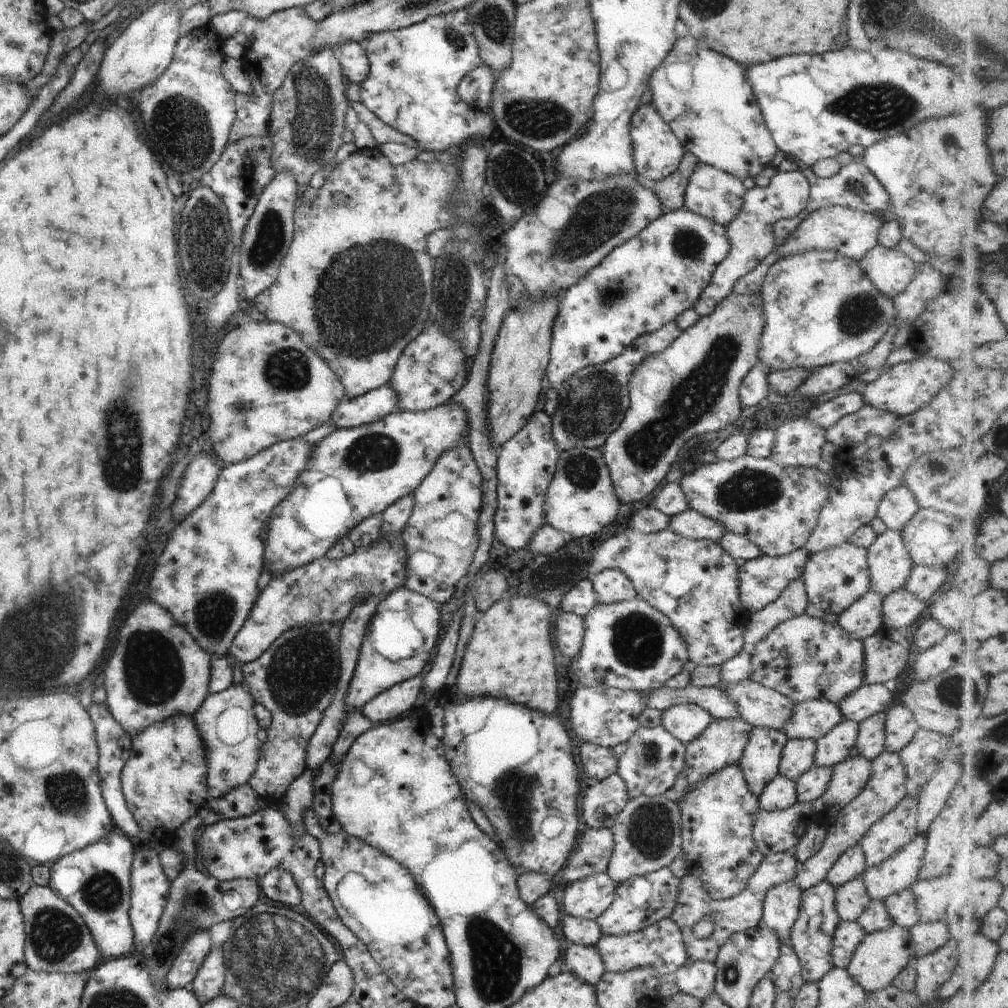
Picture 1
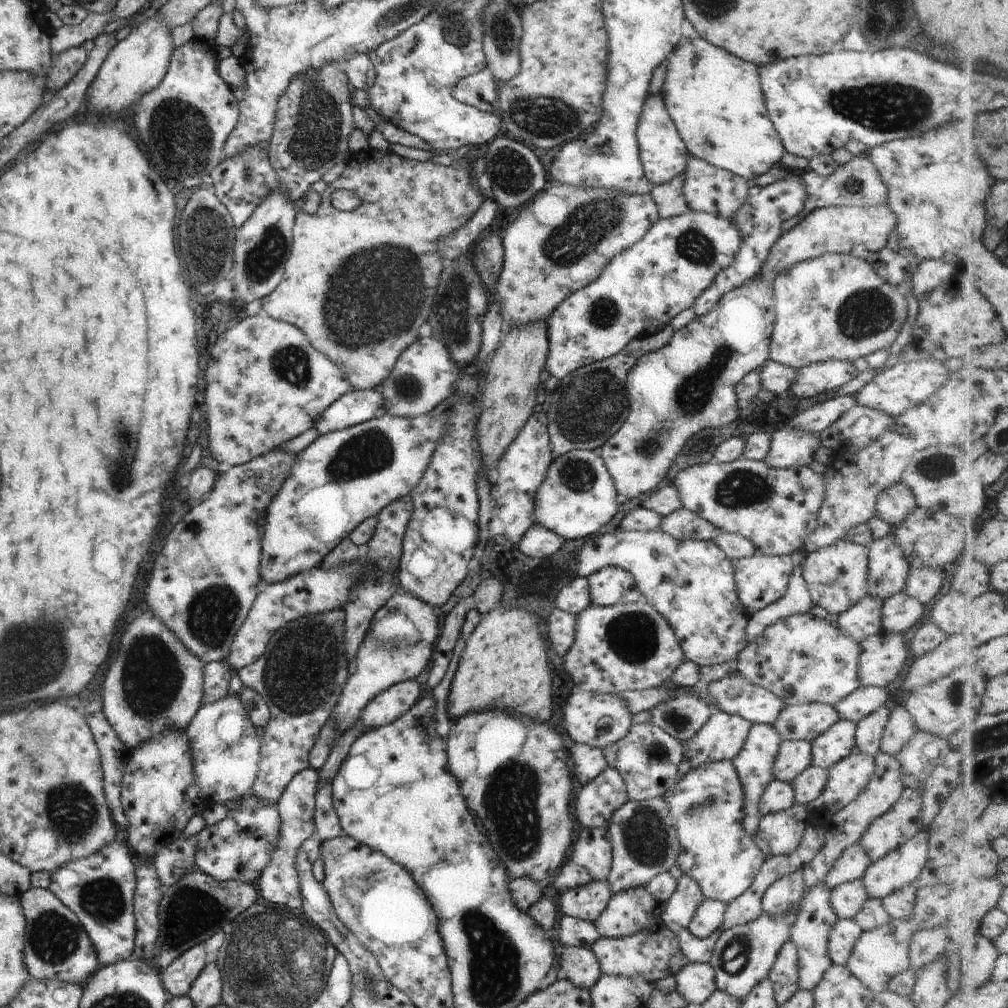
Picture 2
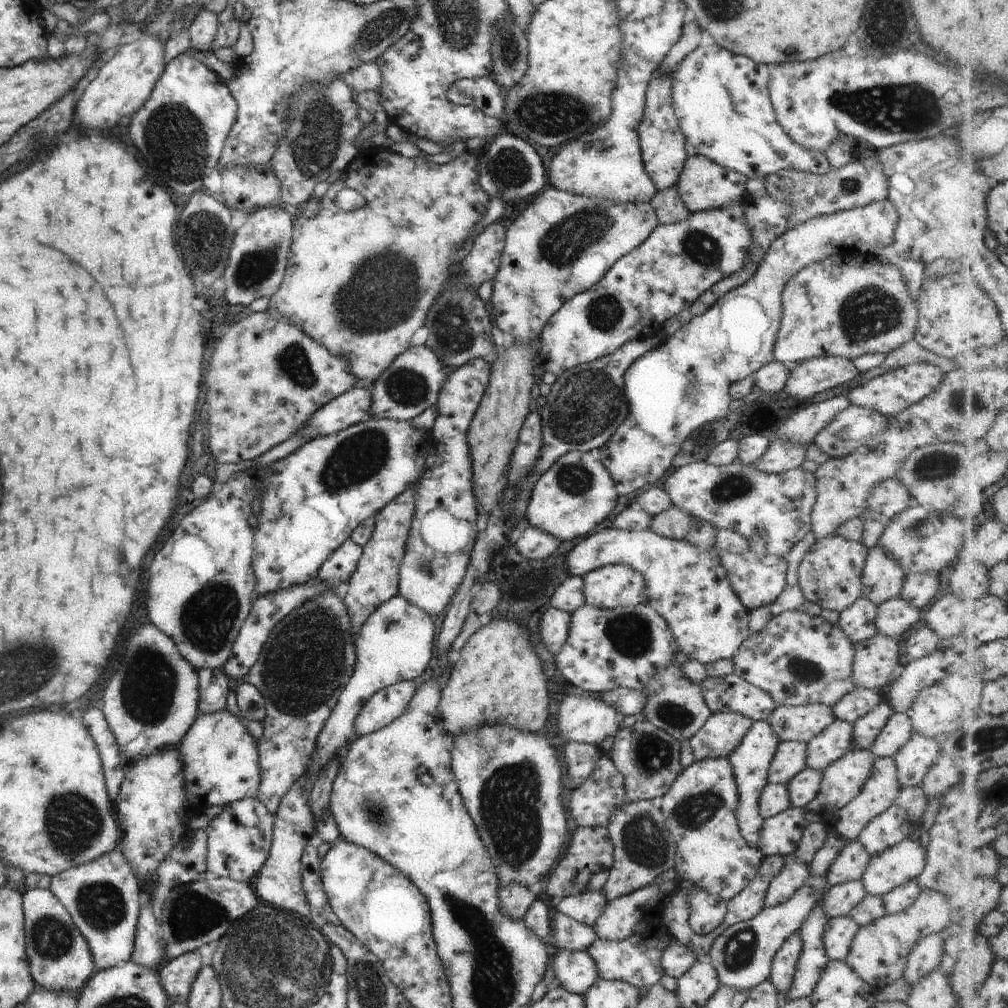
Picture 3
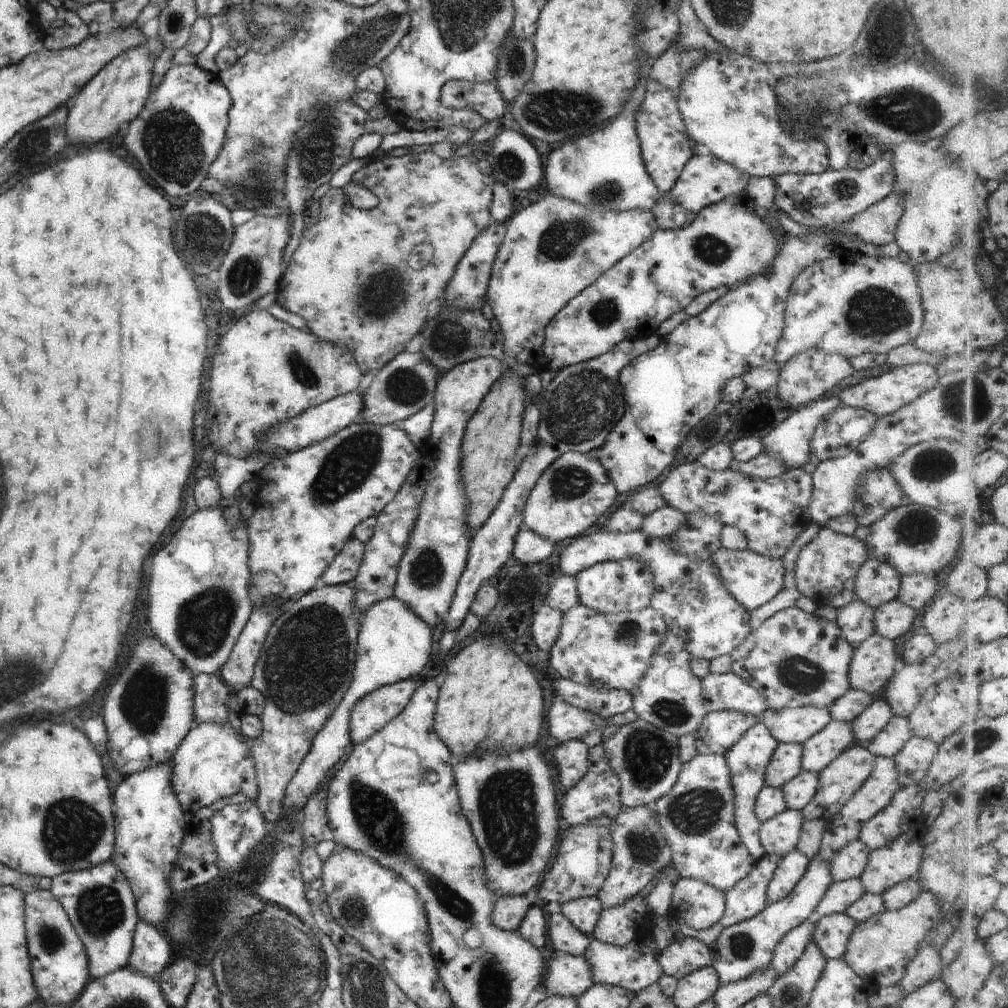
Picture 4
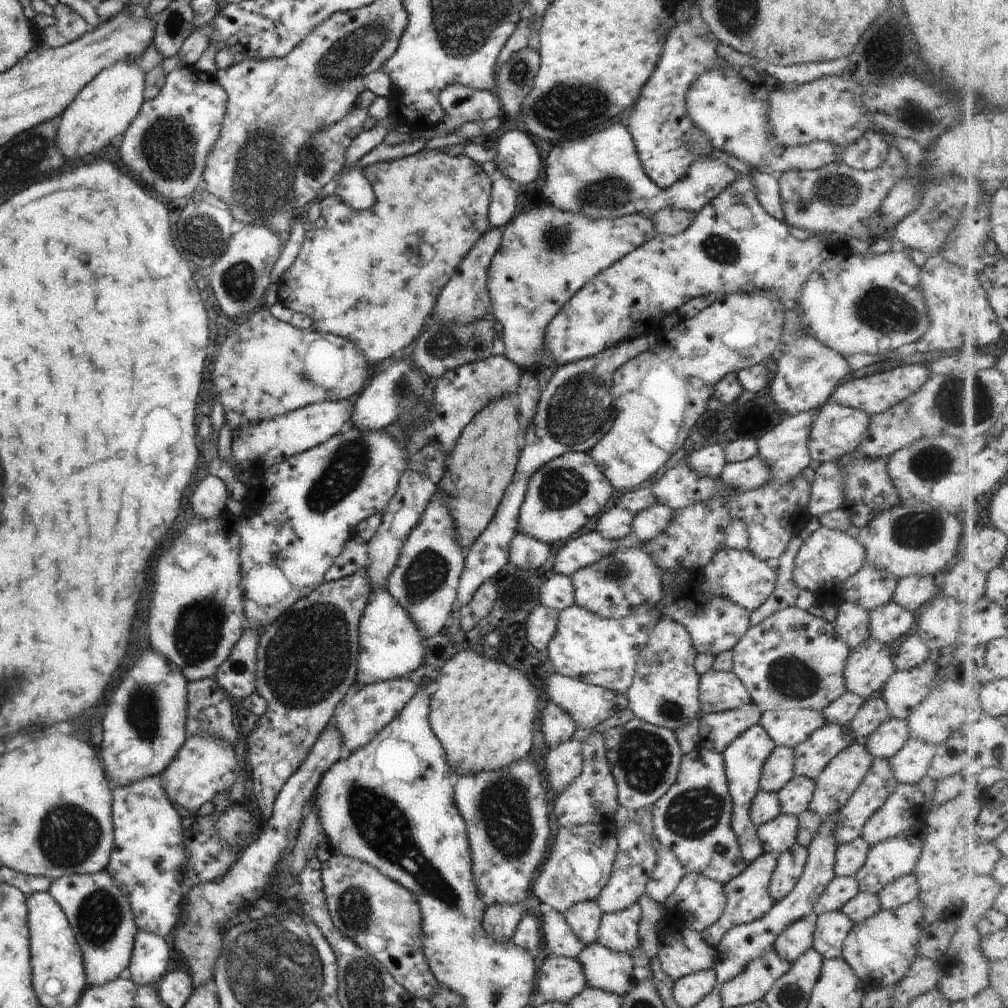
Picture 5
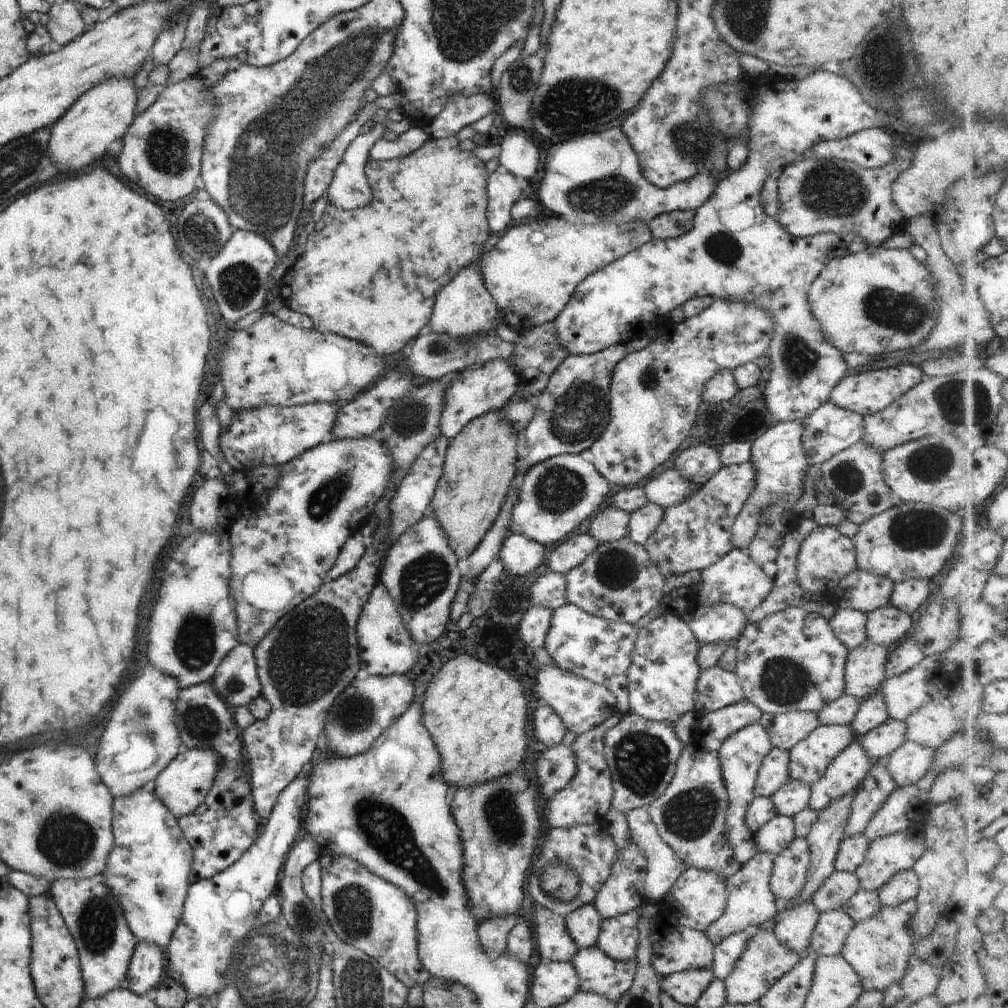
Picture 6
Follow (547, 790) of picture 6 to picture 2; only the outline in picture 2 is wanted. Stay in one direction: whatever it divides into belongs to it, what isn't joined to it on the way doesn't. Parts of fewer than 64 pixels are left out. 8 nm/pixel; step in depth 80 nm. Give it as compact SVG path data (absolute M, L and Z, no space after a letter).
M575 743L569 748L570 760L574 764L574 776L582 782L596 778L608 767L600 747L593 747L584 743Z

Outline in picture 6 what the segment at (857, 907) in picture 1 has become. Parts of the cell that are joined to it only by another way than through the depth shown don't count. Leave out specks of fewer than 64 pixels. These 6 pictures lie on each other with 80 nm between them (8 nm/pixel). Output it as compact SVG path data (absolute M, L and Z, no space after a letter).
M835 870L822 881L811 901L820 913L841 909L860 888L855 873Z

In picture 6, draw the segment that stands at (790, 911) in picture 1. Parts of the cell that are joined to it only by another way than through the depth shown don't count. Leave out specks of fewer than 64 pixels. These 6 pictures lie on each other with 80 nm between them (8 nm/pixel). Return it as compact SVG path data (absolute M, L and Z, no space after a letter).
M796 837L772 859L770 890L780 903L792 901L804 888L810 870L811 854L807 839Z

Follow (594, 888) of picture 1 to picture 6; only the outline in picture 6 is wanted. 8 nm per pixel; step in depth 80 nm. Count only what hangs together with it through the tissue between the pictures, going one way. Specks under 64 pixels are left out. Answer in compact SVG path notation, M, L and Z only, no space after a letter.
M592 903L577 908L565 916L568 934L579 950L595 946L602 921L603 918Z

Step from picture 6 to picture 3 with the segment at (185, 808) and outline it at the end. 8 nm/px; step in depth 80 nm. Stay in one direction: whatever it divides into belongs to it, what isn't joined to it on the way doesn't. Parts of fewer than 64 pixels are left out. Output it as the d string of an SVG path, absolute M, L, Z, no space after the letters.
M229 710L200 714L191 724L189 732L186 732L180 741L177 751L183 764L185 797L196 811L204 810L212 805L222 808L224 805L246 797L257 798L260 776L257 742L247 731L246 720L236 718Z

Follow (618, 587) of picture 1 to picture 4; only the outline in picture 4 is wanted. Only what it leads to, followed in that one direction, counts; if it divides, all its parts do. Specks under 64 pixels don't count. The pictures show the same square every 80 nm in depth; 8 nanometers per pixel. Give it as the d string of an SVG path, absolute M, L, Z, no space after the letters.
M634 557L598 563L579 572L575 579L580 604L605 615L641 611L650 607L655 589L652 571Z

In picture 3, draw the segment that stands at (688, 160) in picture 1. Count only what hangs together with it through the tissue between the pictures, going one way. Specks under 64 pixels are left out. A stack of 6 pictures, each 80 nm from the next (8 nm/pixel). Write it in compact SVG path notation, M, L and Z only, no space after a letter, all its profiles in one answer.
M675 186L657 191L649 203L655 210L659 224L670 225L685 221L692 214L686 208Z

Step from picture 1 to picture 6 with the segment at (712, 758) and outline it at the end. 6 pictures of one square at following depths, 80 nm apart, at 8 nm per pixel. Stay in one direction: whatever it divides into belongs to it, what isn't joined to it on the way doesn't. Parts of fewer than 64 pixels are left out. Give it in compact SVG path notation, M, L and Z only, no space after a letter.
M746 698L710 711L697 719L700 736L696 745L717 752L722 741L726 740L730 734L742 727L759 722L762 715L763 712Z

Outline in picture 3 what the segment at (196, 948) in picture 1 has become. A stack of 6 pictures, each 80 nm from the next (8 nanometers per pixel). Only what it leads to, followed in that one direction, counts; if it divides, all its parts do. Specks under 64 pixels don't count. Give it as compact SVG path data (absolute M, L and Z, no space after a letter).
M190 951L175 959L168 959L156 970L170 1003L187 1002L192 983L202 967L198 952Z

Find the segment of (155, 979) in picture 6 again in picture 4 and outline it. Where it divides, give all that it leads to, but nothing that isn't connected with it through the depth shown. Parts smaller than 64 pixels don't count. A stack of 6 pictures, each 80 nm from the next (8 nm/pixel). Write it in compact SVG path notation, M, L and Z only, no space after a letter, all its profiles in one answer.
M139 921L133 934L129 968L150 978L157 976L171 964L172 947L162 930Z

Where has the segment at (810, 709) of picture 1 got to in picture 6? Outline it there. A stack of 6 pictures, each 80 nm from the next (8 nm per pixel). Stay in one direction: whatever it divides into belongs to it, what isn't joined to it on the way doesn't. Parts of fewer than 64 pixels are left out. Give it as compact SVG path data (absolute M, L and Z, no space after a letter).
M790 711L777 715L763 713L759 723L768 733L772 746L783 751L789 751L820 725L817 713L804 711Z

